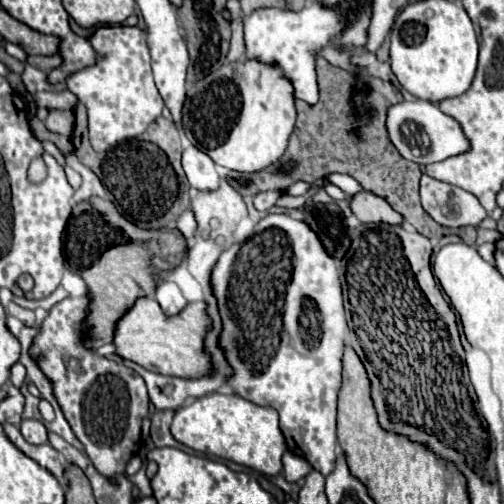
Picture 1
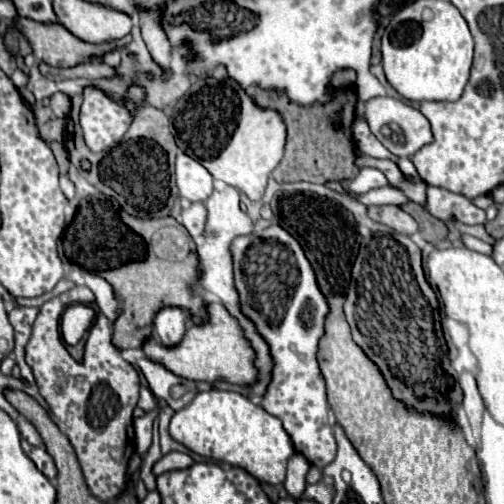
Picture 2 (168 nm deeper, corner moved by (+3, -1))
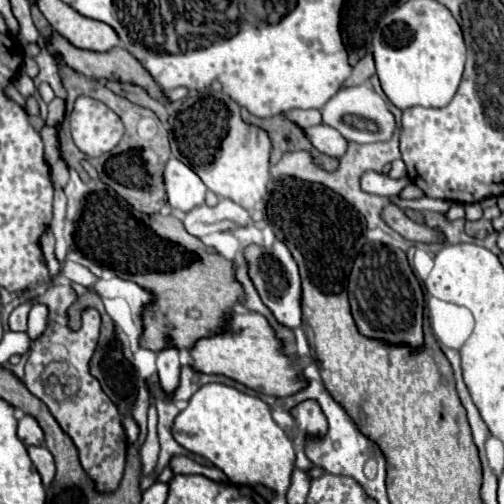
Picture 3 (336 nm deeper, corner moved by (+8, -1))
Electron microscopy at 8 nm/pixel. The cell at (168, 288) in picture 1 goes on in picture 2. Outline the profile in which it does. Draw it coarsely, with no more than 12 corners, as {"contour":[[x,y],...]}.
{"contour":[[165,308],[155,318],[155,336],[177,346],[185,334],[183,310]]}

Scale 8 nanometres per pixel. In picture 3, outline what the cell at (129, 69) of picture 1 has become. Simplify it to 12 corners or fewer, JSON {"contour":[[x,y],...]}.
{"contour":[[80,96],[70,116],[76,146],[88,156],[110,152],[122,120]]}

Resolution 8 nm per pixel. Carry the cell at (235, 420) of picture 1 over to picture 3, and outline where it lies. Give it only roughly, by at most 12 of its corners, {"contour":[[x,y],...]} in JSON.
{"contour":[[202,386],[174,440],[286,494],[294,446],[256,396]]}

